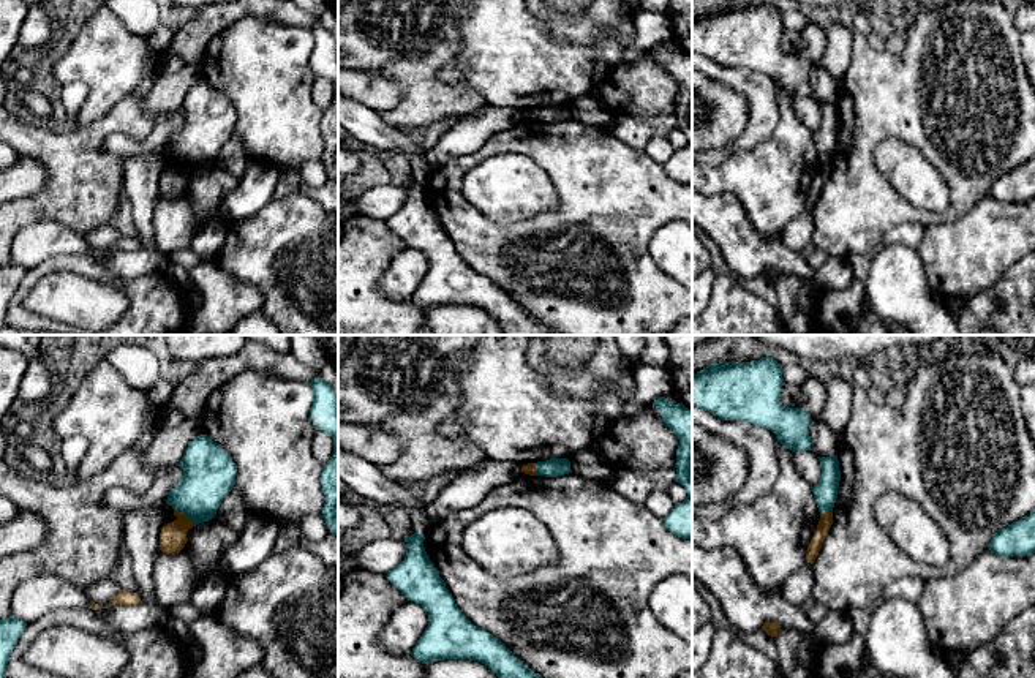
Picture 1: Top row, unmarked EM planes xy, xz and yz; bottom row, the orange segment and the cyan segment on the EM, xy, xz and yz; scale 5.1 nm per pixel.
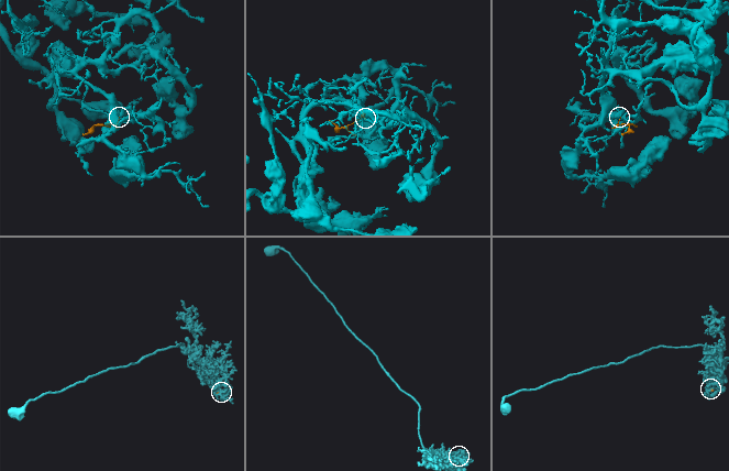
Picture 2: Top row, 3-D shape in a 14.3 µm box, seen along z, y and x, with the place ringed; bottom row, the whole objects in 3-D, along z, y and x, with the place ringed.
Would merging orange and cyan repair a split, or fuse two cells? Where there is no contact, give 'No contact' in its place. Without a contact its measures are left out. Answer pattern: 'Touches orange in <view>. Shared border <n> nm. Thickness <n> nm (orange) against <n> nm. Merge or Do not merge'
Touches orange in xy. Shared border 140 nm. Thickness 140 nm (orange) against 280 nm. Merge

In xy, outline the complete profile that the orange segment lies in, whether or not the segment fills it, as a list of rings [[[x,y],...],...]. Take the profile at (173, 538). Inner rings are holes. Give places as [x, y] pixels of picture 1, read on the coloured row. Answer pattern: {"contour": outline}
{"contour": [[[207,435],[188,444],[180,465],[183,477],[166,501],[174,507],[177,518],[164,525],[160,533],[160,550],[167,555],[179,553],[185,547],[186,533],[193,526],[215,518],[237,476],[232,458]]]}

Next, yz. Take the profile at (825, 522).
{"contour": [[[837,455],[819,457],[822,466],[822,477],[817,485],[812,487],[814,498],[820,512],[820,520],[809,542],[806,559],[814,564],[825,536],[833,525],[833,507],[837,498],[837,488],[841,480]]]}

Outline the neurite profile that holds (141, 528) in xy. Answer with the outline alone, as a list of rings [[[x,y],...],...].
[[[158,506],[130,510],[123,517],[123,545],[144,602],[160,605],[153,593],[153,561],[160,550],[164,512]]]

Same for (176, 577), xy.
[[[188,542],[174,555],[158,550],[152,577],[155,597],[164,608],[186,604],[193,591],[202,583]]]

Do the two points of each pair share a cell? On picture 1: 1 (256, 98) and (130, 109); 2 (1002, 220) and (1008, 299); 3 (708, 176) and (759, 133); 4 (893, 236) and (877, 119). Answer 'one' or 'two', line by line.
1: two
2: two
3: two
4: two

